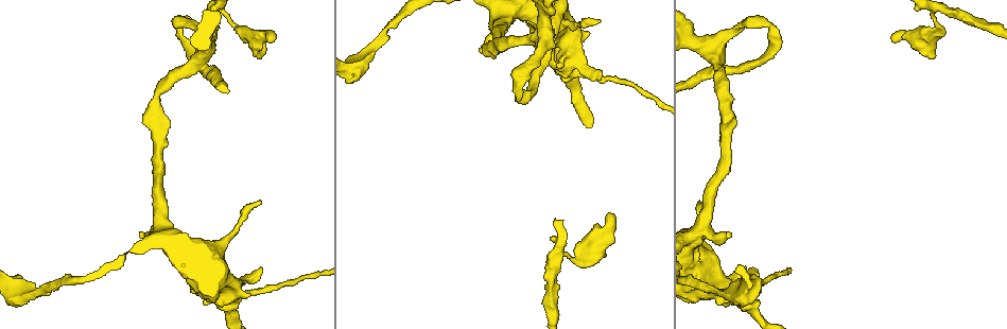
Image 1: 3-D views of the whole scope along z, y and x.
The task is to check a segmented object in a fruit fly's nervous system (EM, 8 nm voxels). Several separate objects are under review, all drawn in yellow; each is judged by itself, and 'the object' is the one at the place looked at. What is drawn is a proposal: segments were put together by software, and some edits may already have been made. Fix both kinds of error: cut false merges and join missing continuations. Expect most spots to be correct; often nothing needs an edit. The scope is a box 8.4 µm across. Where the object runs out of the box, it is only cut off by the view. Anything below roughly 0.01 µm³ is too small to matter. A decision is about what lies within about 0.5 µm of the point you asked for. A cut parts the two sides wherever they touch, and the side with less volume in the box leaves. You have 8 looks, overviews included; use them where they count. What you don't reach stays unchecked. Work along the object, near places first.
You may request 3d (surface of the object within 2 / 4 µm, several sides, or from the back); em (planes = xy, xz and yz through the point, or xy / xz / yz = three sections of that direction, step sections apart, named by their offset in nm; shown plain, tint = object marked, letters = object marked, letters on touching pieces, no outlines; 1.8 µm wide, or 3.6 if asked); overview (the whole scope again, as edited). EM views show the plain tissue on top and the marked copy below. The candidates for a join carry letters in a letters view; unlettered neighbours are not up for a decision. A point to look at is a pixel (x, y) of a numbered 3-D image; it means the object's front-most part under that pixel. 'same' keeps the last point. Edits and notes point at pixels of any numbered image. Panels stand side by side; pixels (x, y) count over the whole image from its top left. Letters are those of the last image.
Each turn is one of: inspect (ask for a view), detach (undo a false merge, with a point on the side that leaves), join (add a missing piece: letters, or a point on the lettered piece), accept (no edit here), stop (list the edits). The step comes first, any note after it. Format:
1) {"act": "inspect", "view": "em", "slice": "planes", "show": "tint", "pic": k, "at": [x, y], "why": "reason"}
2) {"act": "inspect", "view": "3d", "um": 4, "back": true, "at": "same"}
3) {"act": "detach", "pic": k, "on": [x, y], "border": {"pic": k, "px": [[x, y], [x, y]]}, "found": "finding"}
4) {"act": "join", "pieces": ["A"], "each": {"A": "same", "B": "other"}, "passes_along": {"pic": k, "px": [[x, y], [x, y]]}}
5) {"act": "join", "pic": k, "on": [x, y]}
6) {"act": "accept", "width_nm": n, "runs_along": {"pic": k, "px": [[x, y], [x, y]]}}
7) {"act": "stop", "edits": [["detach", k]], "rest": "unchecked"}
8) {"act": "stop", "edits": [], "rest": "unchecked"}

{"act": "inspect", "view": "3d", "um": 4, "pic": 1, "at": [541, 37], "why": "four or more arms meet"}

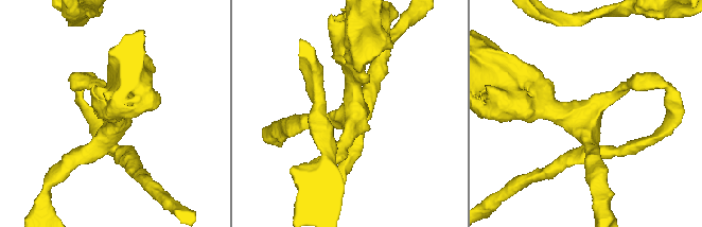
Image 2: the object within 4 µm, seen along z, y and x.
{"act": "inspect", "view": "em", "slice": "xy", "step": 4, "show": "tint", "pic": 2, "at": [114, 123]}

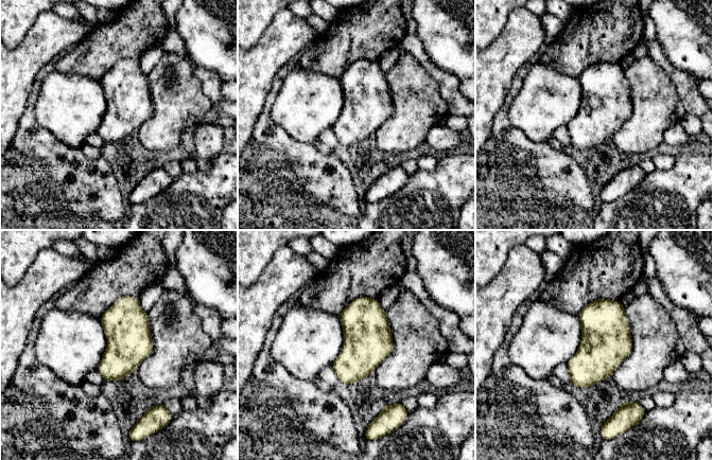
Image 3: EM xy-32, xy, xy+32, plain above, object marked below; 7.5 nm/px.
{"act": "inspect", "view": "em", "slice": "planes", "show": "letters", "at": "same", "why": "another direction"}

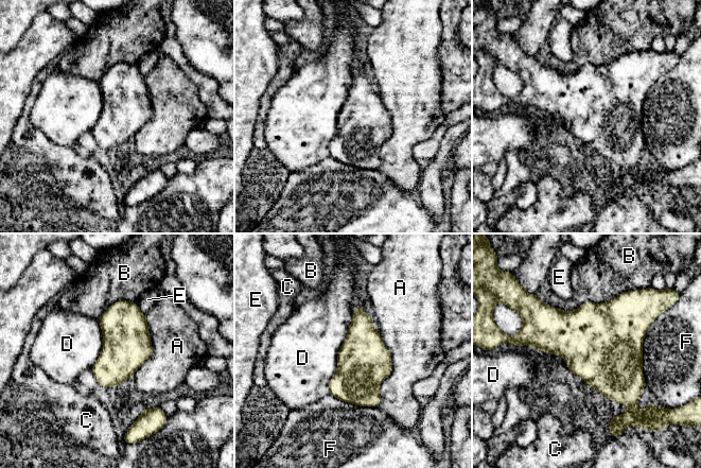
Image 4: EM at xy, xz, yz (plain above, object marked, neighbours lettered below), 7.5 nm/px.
{"act": "accept", "width_nm": 360, "each": {"A": "other", "B": "other", "C": "other", "D": "other", "E": "other", "F": "other"}, "border": {"pic": 4, "px": [[356, 302], [329, 394]]}, "found": "one cell here"}

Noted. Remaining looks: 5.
{"act": "inspect", "view": "em", "slice": "yz", "step": 16, "show": "tint", "pic": 1, "at": [932, 56], "why": "branch stops here"}

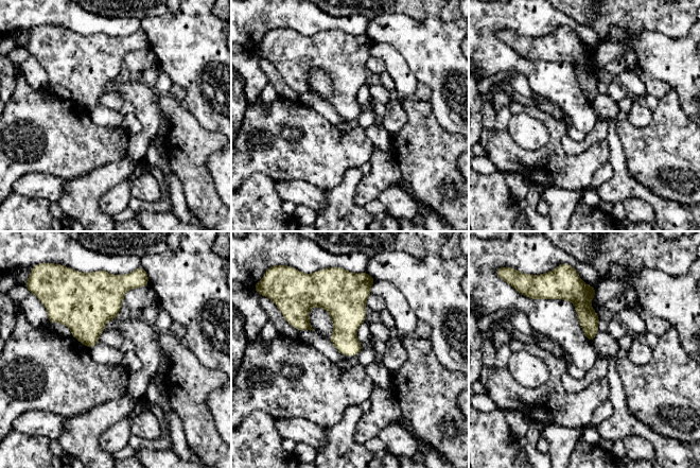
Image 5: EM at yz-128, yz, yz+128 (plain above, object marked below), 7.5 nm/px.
{"act": "inspect", "view": "em", "slice": "xy", "step": 8, "show": "letters", "at": "same"}

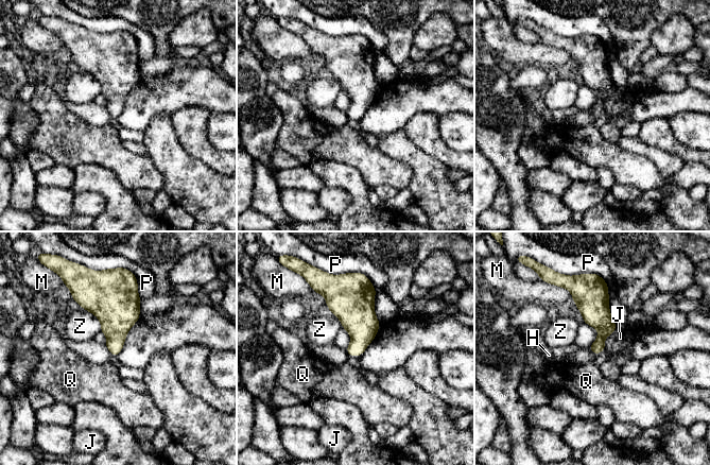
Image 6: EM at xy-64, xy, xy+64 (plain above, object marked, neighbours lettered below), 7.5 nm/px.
{"act": "accept", "each": {"H": "other", "J": "other", "M": "other", "P": "other", "Q": "other", "Z": "other"}, "border": {"pic": 6, "px": [[140, 313], [116, 356]]}, "found": "no lettered piece goes on from it"}

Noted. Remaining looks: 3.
{"act": "inspect", "view": "em", "slice": "xy", "step": 4, "show": "tint", "pic": 1, "at": [709, 281], "why": "touches itself"}

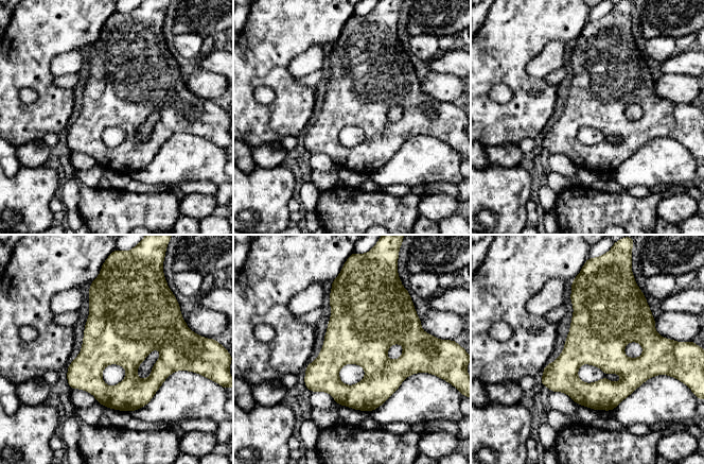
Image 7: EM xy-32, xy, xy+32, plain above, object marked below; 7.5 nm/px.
{"act": "inspect", "view": "em", "slice": "planes", "show": "letters", "at": "same", "why": "another direction"}

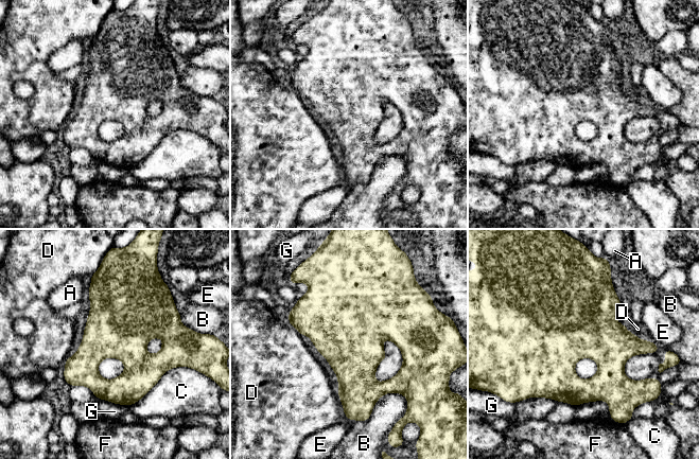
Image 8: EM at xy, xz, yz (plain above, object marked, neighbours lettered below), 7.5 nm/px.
{"act": "accept", "each": {"A": "other", "B": "other", "C": "other", "D": "other", "E": "other", "F": "other", "G": "other"}, "border": {"pic": 8, "px": [[336, 391], [346, 419]]}, "found": "continuous, no second cell"}

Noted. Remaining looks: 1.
{"act": "stop", "edits": [], "rest": "unchecked"}

